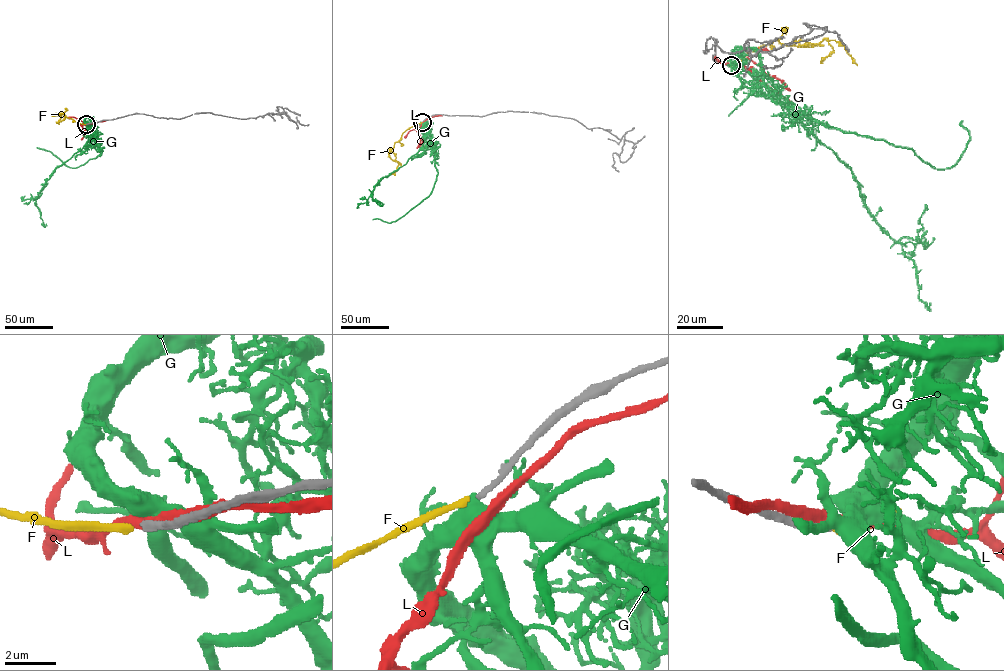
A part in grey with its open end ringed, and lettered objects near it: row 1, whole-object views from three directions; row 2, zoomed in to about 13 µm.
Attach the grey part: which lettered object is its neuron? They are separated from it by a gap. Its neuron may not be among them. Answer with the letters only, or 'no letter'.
no letter

